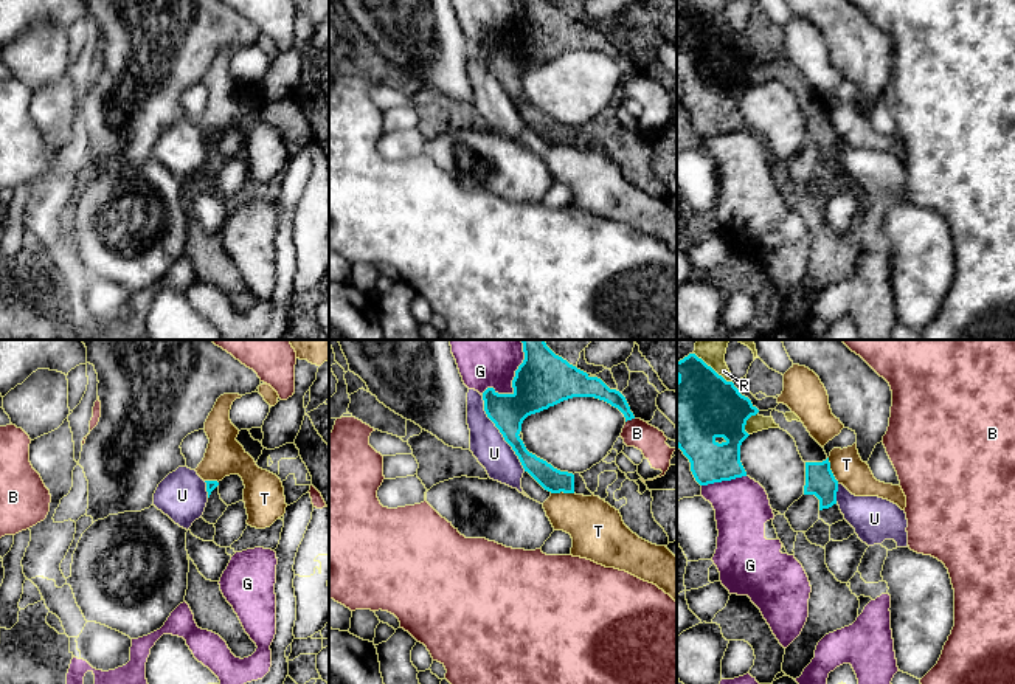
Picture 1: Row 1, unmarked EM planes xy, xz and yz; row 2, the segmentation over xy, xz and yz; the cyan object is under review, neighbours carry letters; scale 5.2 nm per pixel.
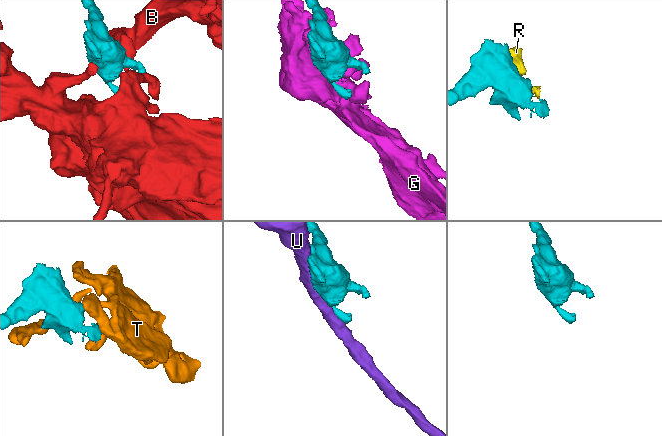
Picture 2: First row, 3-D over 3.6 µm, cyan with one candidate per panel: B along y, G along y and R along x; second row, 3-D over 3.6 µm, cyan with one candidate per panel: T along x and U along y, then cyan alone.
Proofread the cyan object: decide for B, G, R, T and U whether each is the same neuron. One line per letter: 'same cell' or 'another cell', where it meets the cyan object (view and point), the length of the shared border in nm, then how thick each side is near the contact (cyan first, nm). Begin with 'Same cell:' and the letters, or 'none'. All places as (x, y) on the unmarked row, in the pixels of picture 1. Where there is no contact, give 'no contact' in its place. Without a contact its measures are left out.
Same cell: R
B: another cell; meets cyan in xz at (629, 72); contact 50 nm long; 110 nm thick on the cyan side, 150 nm on the other
G: another cell; meets cyan in xz at (512, 38); contact 340 nm long; 280 nm thick on the cyan side, 220 nm on the other
R: same cell; meets cyan in yz at (711, 20); contact 260 nm long; 360 nm thick on the cyan side, 110 nm on the other
T: another cell; meets cyan in yz at (831, 123); contact 150 nm long; 160 nm thick on the cyan side, 160 nm on the other
U: another cell; meets cyan in xz at (500, 84); contact 460 nm long; 190 nm thick on the cyan side, 180 nm on the other

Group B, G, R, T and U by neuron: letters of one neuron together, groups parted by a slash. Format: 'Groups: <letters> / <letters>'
Groups: B / G T / R / U

